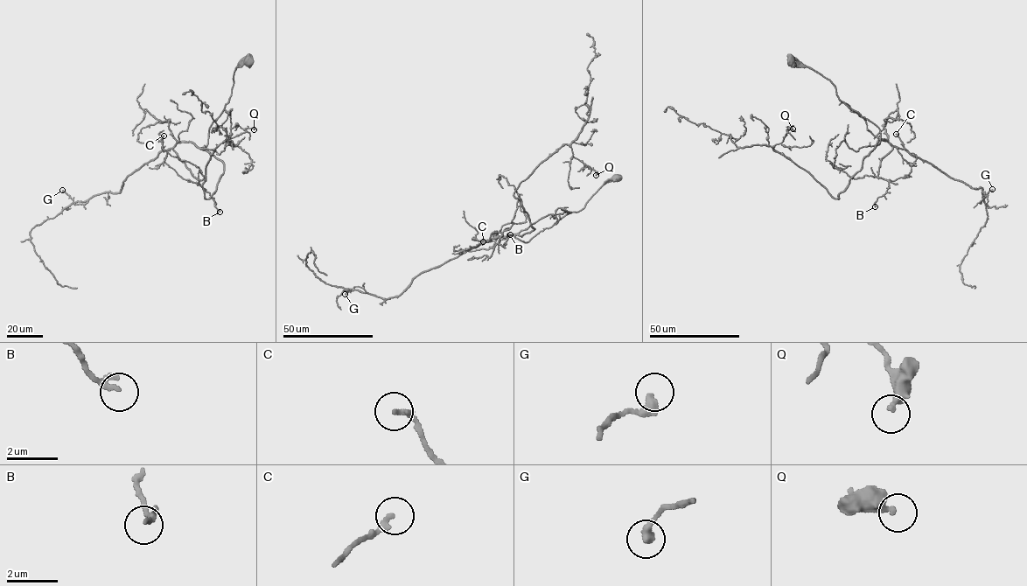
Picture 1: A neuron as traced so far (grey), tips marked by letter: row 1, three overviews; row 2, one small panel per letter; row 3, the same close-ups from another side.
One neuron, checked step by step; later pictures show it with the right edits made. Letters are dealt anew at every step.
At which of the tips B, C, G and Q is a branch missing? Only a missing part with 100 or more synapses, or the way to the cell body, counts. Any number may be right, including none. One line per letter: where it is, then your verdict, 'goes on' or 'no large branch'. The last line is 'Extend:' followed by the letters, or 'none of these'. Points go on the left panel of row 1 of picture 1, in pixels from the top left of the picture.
B: at (220, 212); no large branch
C: at (164, 136); no large branch
G: at (62, 190); no large branch
Q: at (254, 129); no large branch
Extend: none of these

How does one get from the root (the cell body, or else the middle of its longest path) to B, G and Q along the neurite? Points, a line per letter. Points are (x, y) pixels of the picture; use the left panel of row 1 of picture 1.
B: (249, 60), (235, 68), (231, 95), (209, 129), (207, 144), (177, 142), (173, 148), (220, 212)
G: (249, 60), (236, 67), (205, 147), (177, 142), (127, 175), (119, 192), (86, 204), (62, 190)
Q: (249, 60), (237, 66), (231, 96), (199, 148), (223, 164), (205, 198), (215, 149), (254, 129)

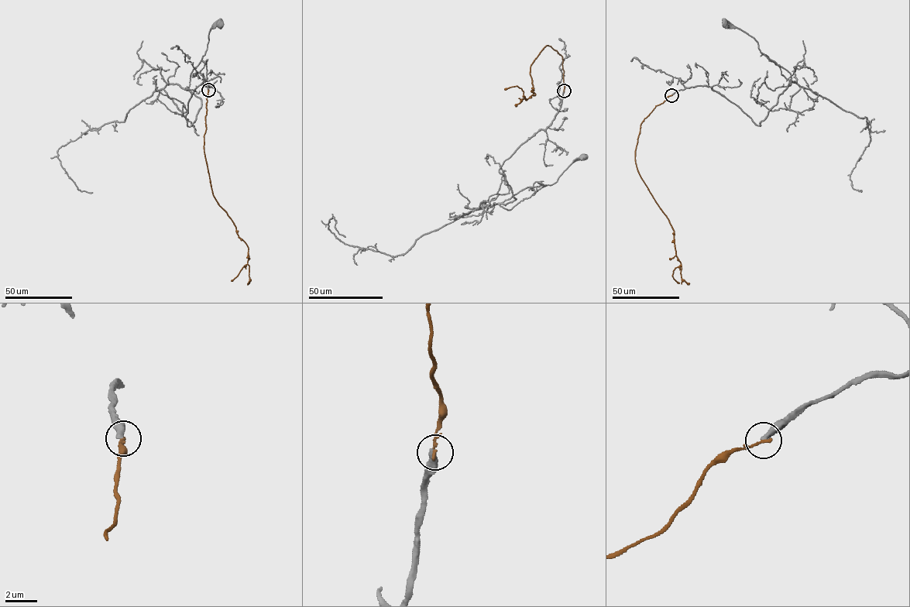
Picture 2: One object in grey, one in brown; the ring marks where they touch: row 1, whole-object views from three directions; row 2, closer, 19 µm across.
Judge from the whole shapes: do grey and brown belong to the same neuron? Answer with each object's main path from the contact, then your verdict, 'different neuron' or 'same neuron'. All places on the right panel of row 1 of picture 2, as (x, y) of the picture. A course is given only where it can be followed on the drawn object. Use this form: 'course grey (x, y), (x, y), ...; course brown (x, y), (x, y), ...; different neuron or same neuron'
course grey (671, 95), (709, 86), (760, 125), (791, 84), (790, 73), (760, 52), (753, 37), (725, 23); course brown (671, 95), (640, 125), (635, 159), (640, 176), (674, 231), (681, 264), (672, 276), (678, 282); different neuron

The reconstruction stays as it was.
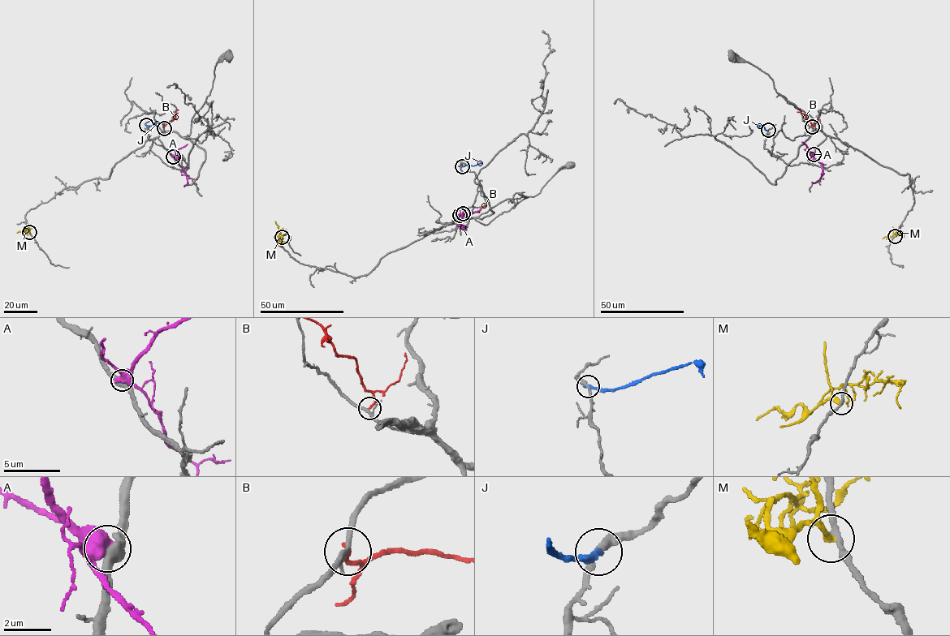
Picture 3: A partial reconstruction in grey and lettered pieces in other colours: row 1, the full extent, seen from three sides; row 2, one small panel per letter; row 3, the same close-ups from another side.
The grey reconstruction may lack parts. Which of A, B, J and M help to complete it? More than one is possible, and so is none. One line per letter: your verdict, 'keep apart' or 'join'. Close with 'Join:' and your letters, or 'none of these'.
A: keep apart
B: keep apart
J: keep apart
M: keep apart
Join: none of these

